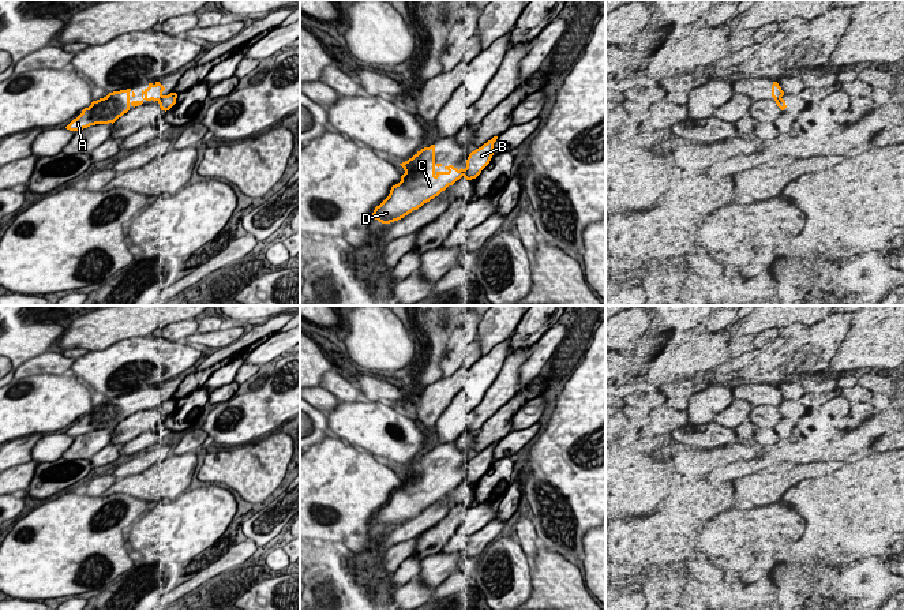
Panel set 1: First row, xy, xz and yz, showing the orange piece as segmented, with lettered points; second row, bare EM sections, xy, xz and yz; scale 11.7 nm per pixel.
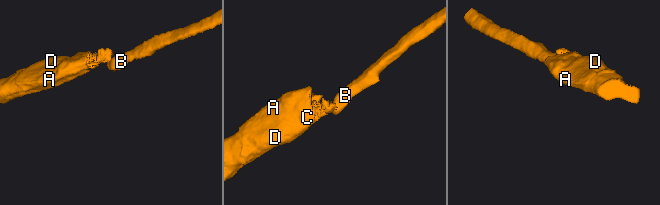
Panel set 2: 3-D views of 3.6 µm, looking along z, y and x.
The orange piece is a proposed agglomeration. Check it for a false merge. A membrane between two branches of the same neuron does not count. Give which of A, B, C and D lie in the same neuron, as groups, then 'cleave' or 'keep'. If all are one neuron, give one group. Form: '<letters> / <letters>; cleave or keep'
A C D / B; cleave

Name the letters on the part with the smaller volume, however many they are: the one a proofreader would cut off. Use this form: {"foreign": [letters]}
{"foreign": ["B"]}

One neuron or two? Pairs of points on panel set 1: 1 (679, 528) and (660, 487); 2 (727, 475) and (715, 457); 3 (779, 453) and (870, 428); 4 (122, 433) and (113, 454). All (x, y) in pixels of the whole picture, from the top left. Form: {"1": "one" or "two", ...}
{"1": "two", "2": "two", "3": "one", "4": "two"}

